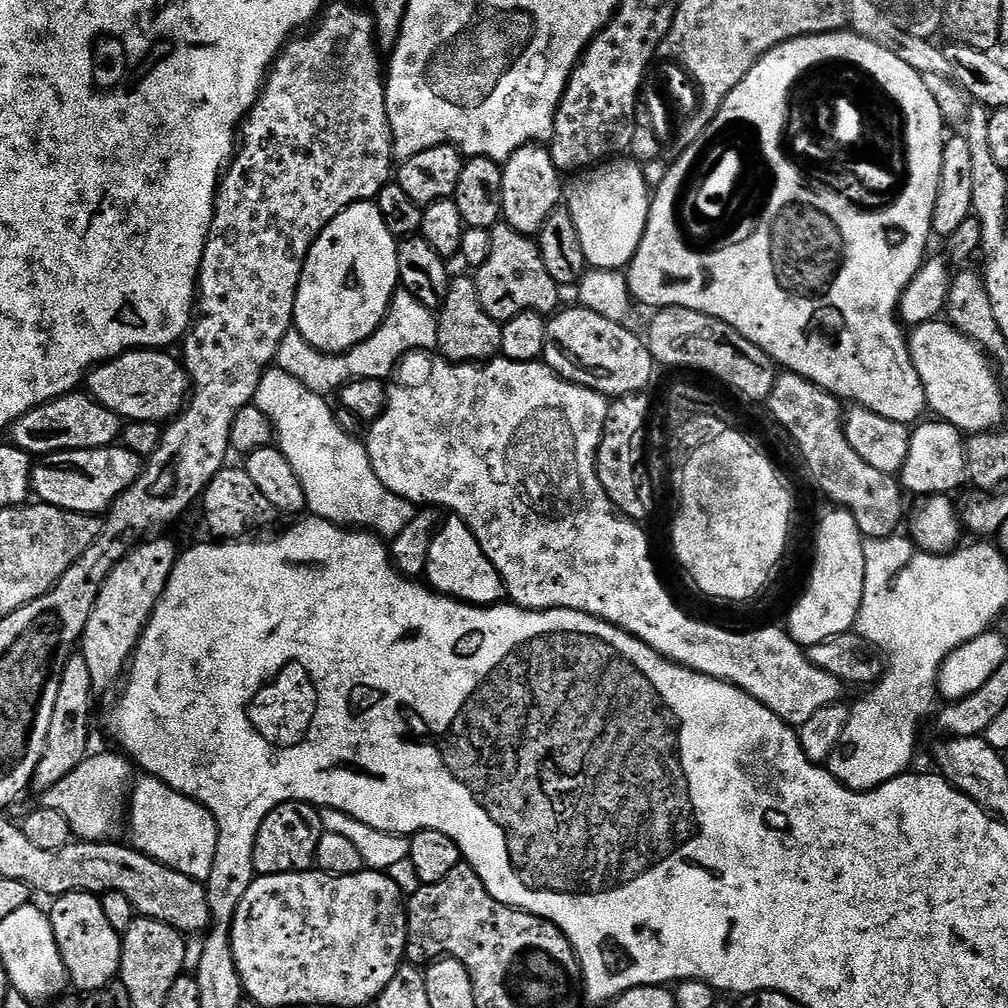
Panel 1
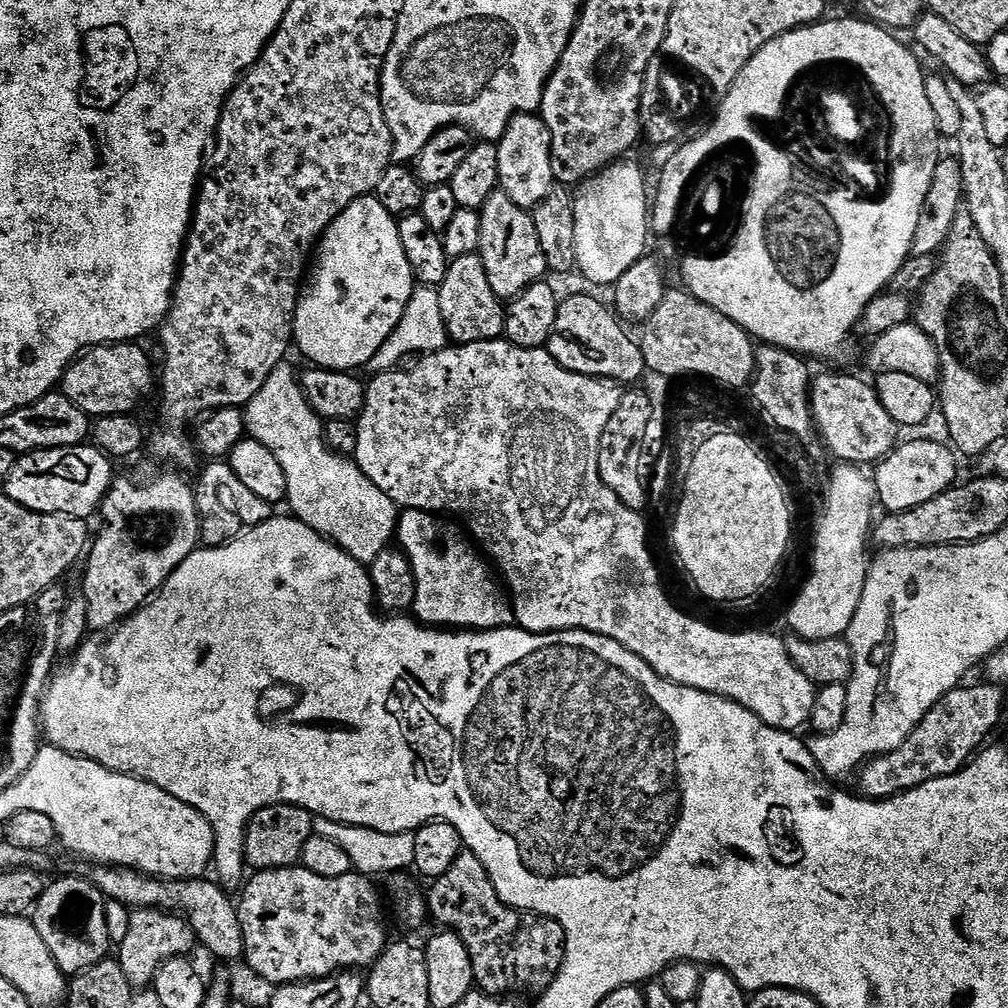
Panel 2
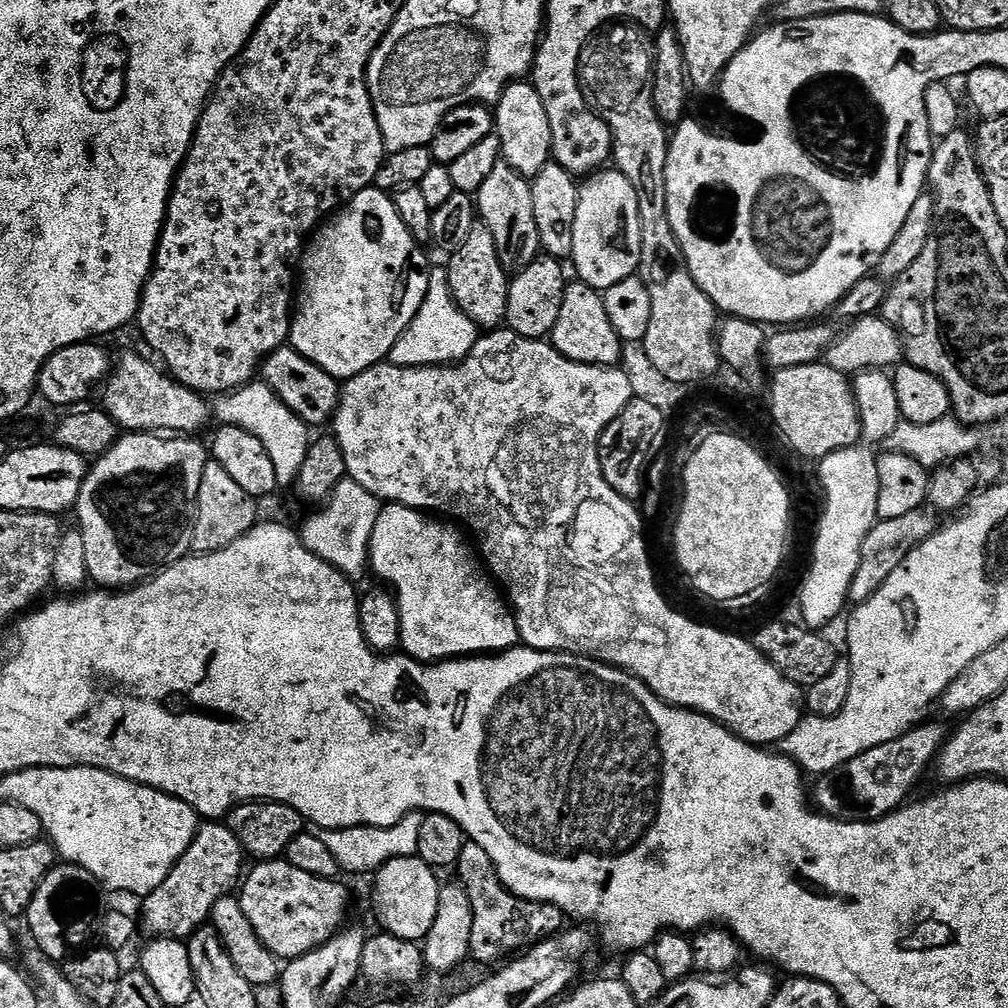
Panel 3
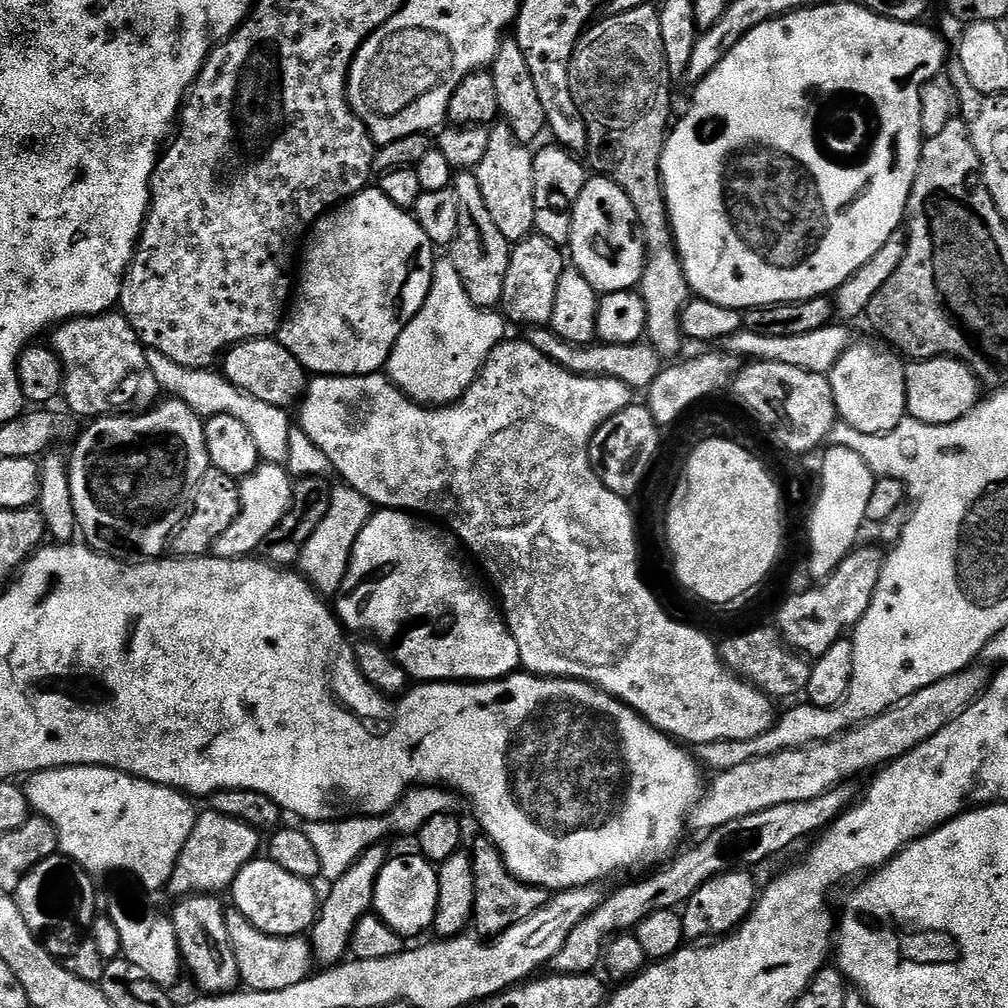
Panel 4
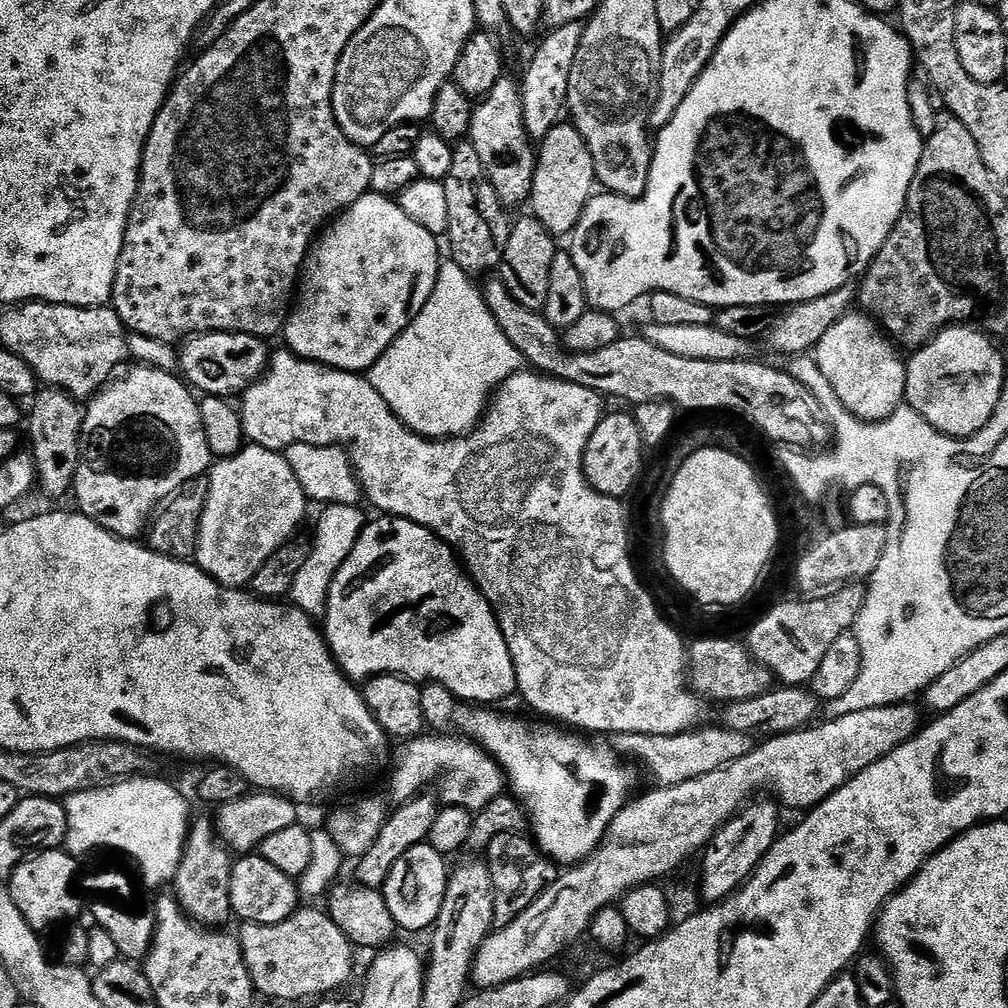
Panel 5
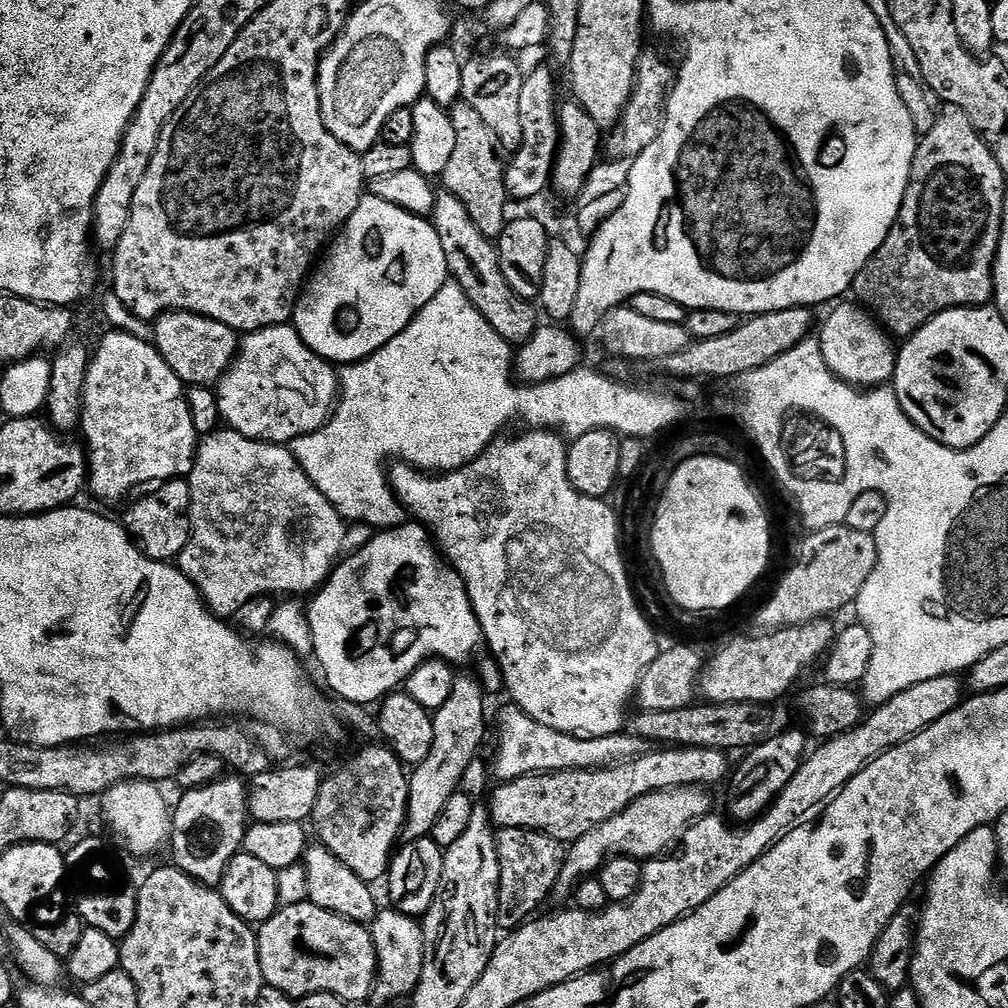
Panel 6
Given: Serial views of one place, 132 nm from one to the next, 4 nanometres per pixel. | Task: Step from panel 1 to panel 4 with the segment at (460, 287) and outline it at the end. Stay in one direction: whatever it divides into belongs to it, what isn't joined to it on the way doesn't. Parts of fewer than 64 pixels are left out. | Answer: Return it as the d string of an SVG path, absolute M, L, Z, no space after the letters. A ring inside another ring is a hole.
M475 171L456 172L451 188L460 199L458 234L456 241L450 246L450 259L454 262L454 270L458 270L458 278L462 278L462 286L466 286L466 294L470 294L470 302L474 302L474 306L499 309L504 302L502 290L506 287L506 270L510 270L513 245L498 231L490 210L486 210L486 198L482 198L482 186L478 186Z

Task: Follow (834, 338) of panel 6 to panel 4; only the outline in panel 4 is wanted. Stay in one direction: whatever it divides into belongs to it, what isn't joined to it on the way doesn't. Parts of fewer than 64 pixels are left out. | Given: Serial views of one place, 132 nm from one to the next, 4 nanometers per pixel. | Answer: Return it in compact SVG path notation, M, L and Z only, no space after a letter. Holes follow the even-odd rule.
M855 343L828 373L839 419L862 434L879 436L901 424L907 415L905 361L885 347Z

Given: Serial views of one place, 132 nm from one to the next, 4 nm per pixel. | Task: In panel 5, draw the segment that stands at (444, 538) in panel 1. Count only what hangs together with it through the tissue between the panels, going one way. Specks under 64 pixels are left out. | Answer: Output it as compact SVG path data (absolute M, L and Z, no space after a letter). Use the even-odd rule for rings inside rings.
M384 514L376 519L380 520L374 521L373 524L372 521L365 523L354 550L350 550L350 558L346 558L346 562L342 562L342 566L330 586L328 609L324 611L322 617L322 635L328 641L328 648L332 651L336 665L353 682L363 682L372 676L387 675L405 676L407 680L417 682L435 682L452 693L457 701L467 702L472 706L496 706L499 705L496 704L499 700L504 700L507 696L513 695L515 697L518 692L516 671L514 670L514 662L510 658L510 650L506 646L506 638L502 634L499 622L496 621L496 614L492 611L491 604L481 594L479 588L472 583L452 545L445 544L426 526L415 524L401 516Z

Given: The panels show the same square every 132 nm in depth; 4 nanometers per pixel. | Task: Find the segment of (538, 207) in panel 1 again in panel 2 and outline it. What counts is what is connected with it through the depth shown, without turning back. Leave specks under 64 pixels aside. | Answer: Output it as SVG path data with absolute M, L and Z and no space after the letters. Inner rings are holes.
M536 114L515 116L508 124L506 134L496 144L498 150L499 191L510 194L518 206L535 210L556 184L552 165L552 143L546 122Z

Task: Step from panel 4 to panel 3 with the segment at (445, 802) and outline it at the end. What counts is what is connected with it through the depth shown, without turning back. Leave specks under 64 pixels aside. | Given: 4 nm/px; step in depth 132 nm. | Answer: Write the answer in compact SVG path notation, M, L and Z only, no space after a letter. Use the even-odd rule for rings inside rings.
M412 812L402 822L385 828L323 828L317 824L308 824L306 830L314 834L325 844L326 850L334 854L334 862L338 862L341 873L349 872L352 876L375 874L386 862L394 858L415 856L418 850L418 830L422 830L425 813Z

